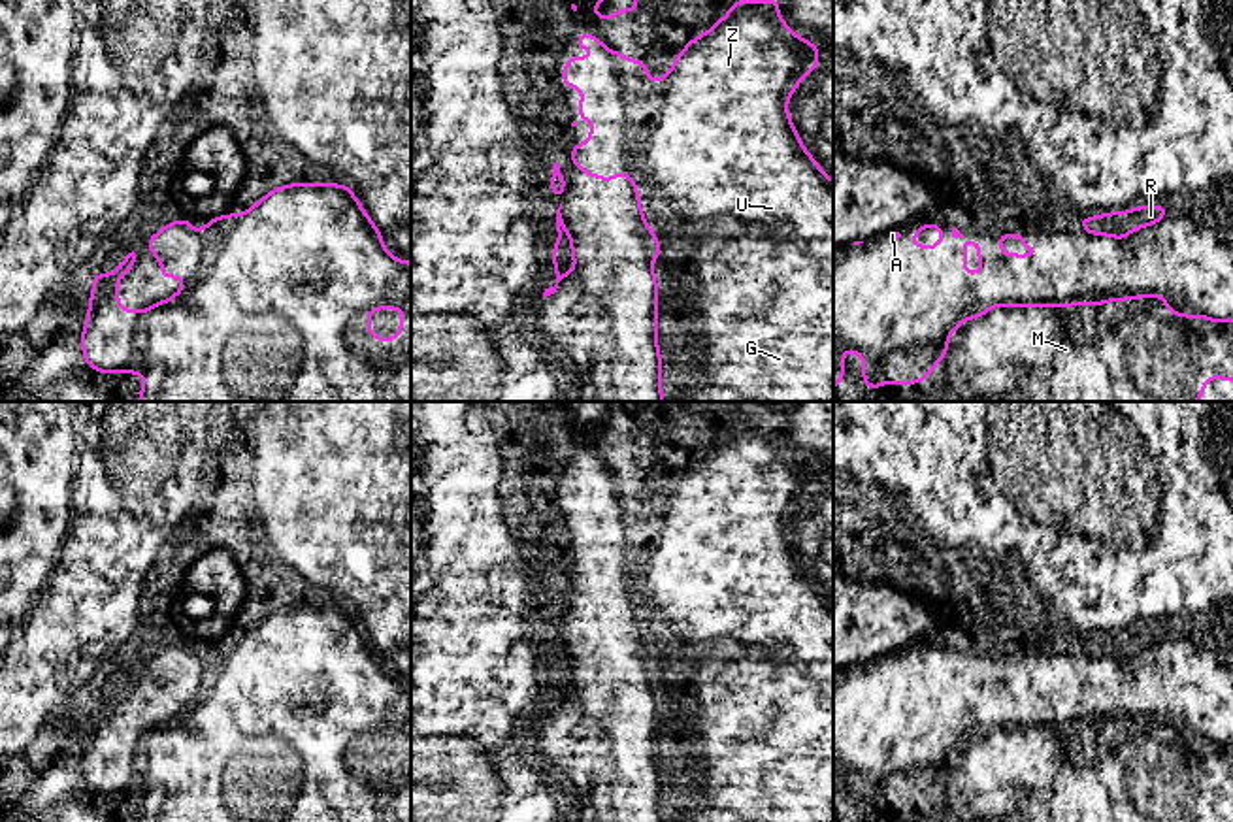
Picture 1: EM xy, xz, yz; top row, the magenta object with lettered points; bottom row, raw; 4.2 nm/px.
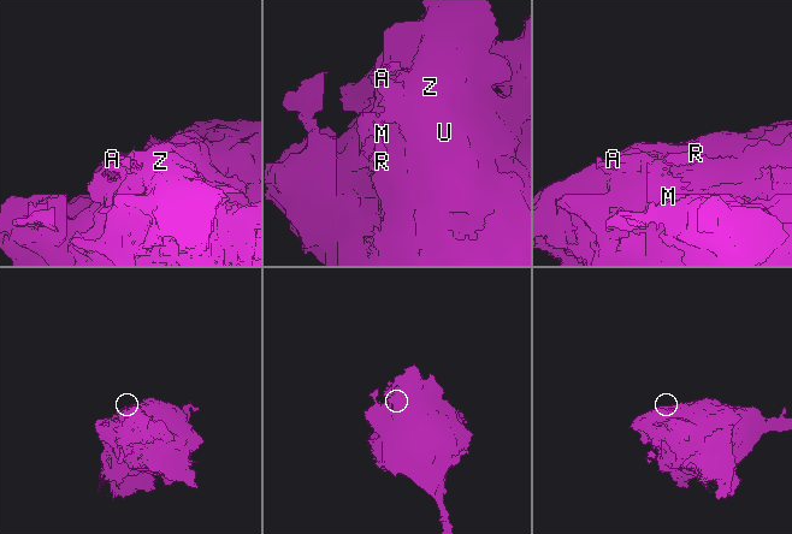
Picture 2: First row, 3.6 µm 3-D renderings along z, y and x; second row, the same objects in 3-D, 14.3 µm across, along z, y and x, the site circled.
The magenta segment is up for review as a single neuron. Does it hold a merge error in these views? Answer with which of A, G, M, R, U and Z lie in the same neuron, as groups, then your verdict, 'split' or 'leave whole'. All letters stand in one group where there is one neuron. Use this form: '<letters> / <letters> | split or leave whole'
A G M U Z / R | split

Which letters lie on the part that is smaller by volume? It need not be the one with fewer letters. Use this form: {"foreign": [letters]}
{"foreign": ["R"]}

